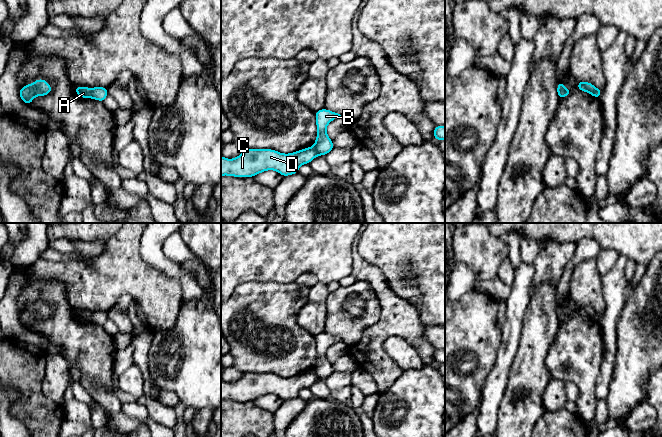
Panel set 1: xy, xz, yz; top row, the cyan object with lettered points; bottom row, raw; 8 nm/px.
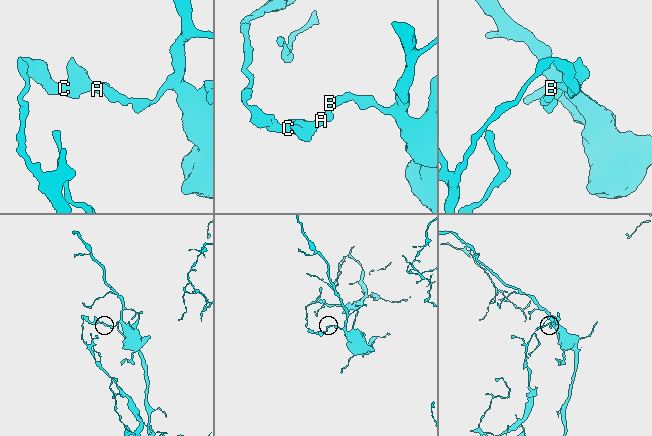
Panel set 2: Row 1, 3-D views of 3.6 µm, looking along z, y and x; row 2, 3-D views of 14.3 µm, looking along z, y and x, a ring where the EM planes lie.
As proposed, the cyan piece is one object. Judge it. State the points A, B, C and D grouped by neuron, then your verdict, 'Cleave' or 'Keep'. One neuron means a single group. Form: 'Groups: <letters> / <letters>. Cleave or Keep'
Groups: A C D / B. Cleave

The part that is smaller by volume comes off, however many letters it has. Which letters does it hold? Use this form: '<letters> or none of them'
A, C, D

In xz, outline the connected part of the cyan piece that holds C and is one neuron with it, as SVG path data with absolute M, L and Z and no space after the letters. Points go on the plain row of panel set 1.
M314 371L289 378L273 373L243 373L242 377L233 383L226 383L221 379L221 400L246 402L267 394L275 394L285 401L297 398L302 388L310 388L317 380Z

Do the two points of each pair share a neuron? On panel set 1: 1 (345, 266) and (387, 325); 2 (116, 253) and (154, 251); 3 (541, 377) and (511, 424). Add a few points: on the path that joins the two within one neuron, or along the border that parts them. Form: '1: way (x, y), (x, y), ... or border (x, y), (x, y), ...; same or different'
1: border (352, 250), (352, 271), (350, 273); different
2: border (141, 233), (140, 256), (155, 269); different
3: way (532, 389), (531, 397), (519, 412); same

